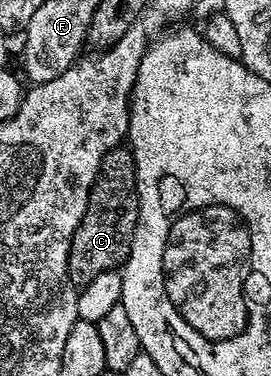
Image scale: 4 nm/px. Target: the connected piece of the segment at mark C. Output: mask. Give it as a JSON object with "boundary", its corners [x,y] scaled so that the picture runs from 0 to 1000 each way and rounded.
{"boundary":[[[443,388],[402,399],[373,420],[321,556],[262,636],[247,689],[251,745],[284,761],[310,761],[343,750],[365,729],[421,723],[465,702],[509,588],[513,519],[498,513],[498,423],[480,391]]]}

